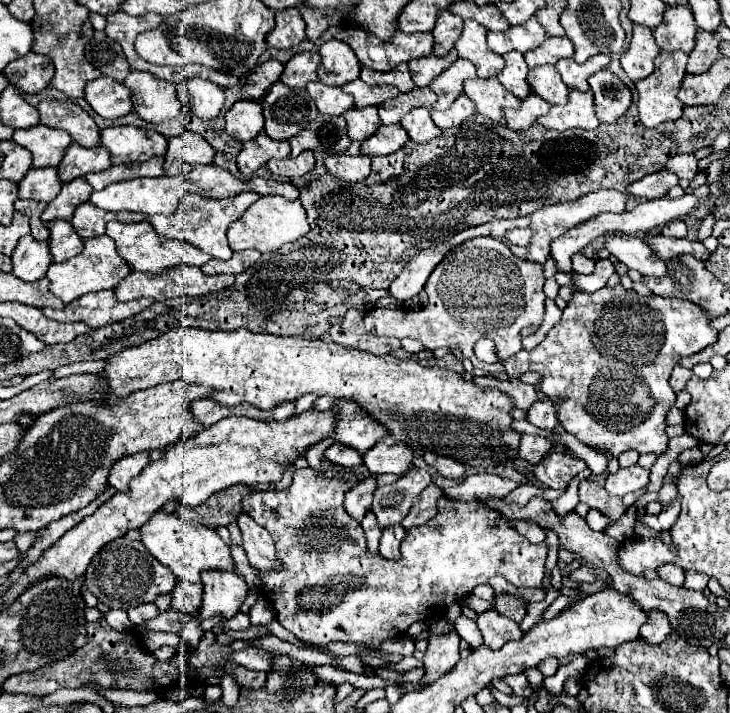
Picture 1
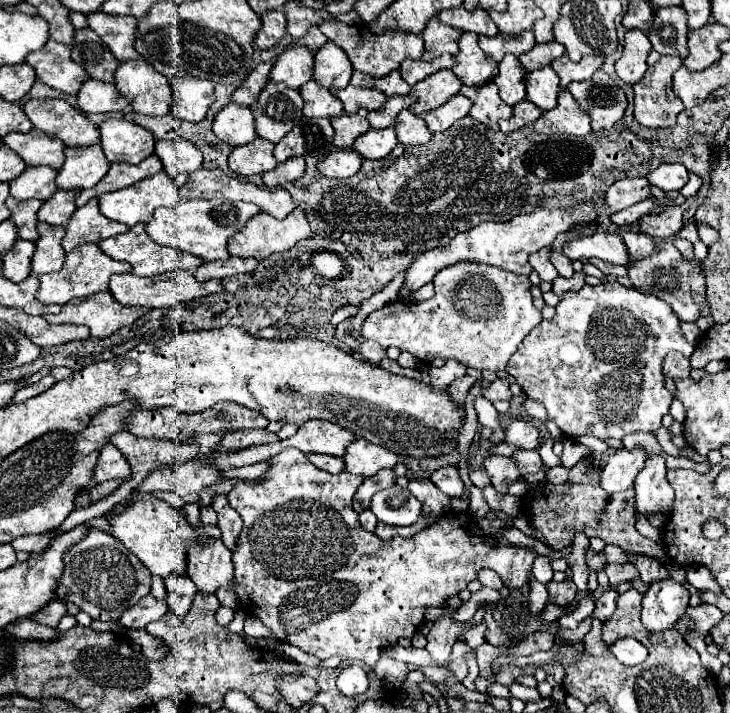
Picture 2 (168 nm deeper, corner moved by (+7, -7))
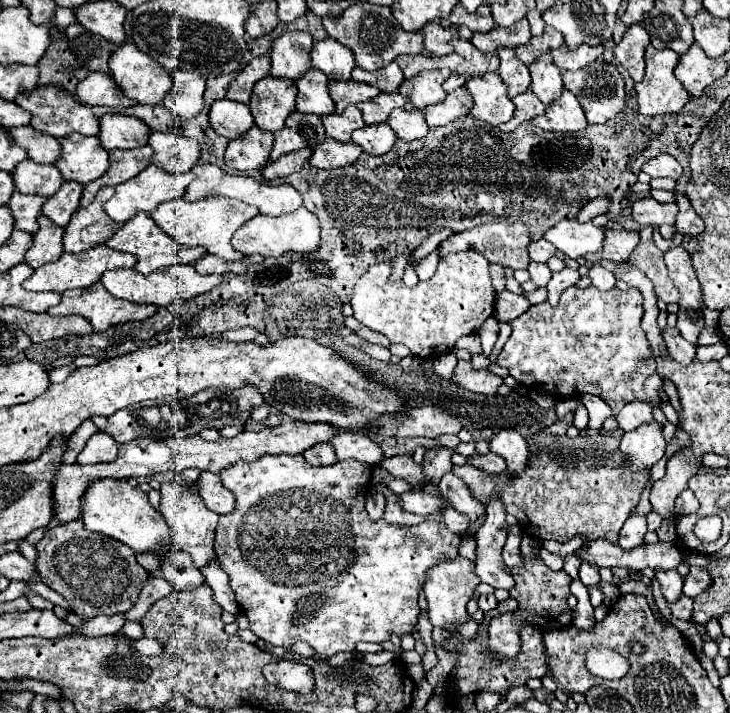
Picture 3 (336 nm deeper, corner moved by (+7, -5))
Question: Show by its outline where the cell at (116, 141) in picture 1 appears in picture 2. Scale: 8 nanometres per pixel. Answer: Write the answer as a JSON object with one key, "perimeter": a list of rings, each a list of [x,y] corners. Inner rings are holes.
{"perimeter":[[[107,119],[99,125],[101,147],[109,163],[137,165],[155,149],[151,131],[123,119]]]}

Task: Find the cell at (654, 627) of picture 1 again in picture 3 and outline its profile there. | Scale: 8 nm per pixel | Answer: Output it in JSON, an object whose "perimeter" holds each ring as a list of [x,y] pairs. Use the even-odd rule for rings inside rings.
{"perimeter":[[[657,569],[655,571],[655,577],[659,579],[661,583],[661,591],[665,595],[665,599],[671,603],[671,601],[677,601],[681,597],[681,589],[683,589],[683,577],[677,573],[677,569]]]}

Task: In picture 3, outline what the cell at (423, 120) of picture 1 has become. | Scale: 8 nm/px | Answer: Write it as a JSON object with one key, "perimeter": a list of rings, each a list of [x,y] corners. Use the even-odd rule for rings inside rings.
{"perimeter":[[[395,109],[391,111],[387,125],[395,131],[395,135],[401,141],[413,141],[419,137],[425,137],[429,127],[425,123],[423,111],[405,111],[405,109]]]}

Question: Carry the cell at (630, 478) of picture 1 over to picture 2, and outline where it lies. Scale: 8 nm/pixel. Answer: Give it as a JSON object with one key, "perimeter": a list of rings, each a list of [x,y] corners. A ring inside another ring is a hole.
{"perimeter":[[[629,449],[615,451],[599,475],[601,487],[607,493],[631,489],[637,473],[643,469],[645,457],[647,457],[645,451],[629,451]]]}

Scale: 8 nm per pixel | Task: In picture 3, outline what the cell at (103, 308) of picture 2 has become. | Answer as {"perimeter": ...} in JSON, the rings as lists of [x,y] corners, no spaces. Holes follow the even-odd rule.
{"perimeter":[[[95,283],[85,289],[65,291],[61,303],[47,311],[53,315],[83,315],[95,331],[105,331],[117,323],[147,319],[155,315],[157,307],[113,297],[101,283]]]}

